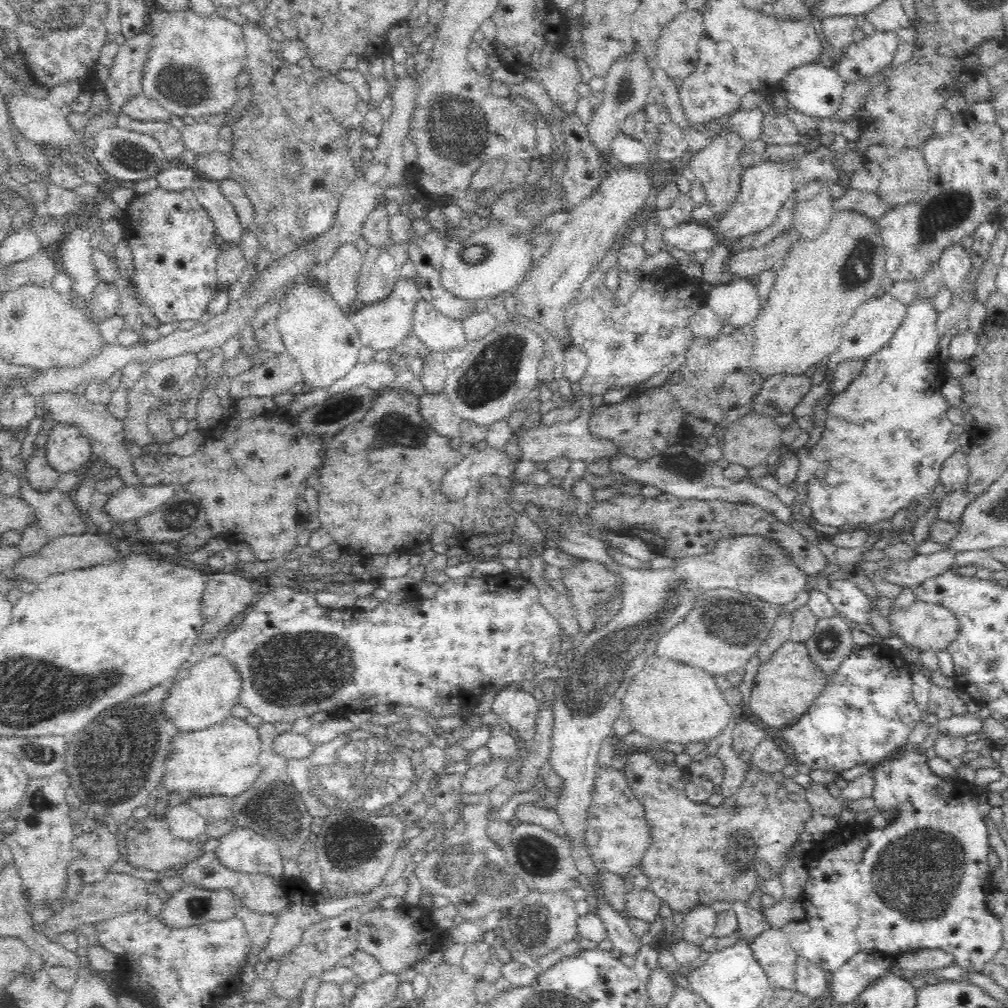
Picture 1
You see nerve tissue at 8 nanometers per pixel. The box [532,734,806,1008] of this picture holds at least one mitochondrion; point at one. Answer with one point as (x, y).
(738, 845)

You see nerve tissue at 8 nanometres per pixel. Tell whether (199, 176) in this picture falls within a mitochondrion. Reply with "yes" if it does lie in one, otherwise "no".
no

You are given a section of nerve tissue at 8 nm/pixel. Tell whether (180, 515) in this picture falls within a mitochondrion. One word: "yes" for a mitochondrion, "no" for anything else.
yes

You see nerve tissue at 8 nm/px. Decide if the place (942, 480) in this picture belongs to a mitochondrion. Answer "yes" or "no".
no

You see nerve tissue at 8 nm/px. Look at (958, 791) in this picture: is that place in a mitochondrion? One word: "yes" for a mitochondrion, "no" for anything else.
no

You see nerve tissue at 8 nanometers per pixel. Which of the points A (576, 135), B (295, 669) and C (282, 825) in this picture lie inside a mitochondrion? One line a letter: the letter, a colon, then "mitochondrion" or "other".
A: other
B: mitochondrion
C: mitochondrion

